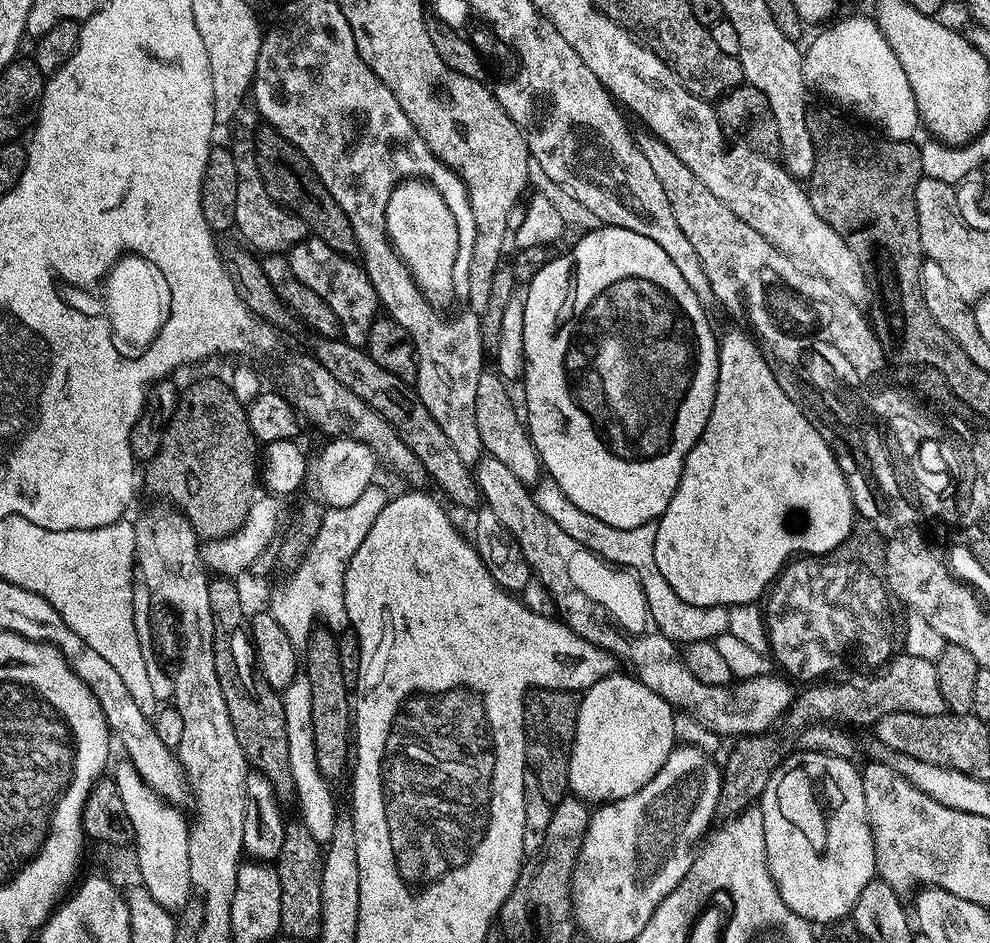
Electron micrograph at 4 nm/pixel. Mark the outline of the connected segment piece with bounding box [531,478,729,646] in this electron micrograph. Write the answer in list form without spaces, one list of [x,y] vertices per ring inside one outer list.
[[[544,478],[531,489],[533,502],[537,504],[542,514],[548,515],[560,532],[564,531],[573,545],[588,549],[594,555],[608,561],[611,565],[634,572],[644,588],[645,600],[648,603],[648,614],[655,631],[661,637],[669,636],[672,640],[681,640],[681,645],[687,646],[699,640],[715,641],[728,631],[728,611],[725,606],[694,606],[690,602],[682,602],[678,594],[662,578],[658,566],[654,560],[654,538],[656,537],[656,524],[643,524],[630,530],[618,530],[614,526],[606,526],[606,522],[598,522],[594,514],[588,514],[586,510],[580,510],[574,502],[568,500],[555,481]]]

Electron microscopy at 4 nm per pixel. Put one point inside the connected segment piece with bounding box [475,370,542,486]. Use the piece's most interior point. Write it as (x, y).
(505, 437)

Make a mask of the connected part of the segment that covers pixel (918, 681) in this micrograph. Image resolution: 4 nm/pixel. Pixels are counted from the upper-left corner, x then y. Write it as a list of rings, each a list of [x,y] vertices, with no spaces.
[[[896,654],[883,667],[869,675],[863,682],[808,686],[798,706],[808,712],[830,714],[852,724],[875,725],[878,718],[895,712],[914,712],[927,716],[942,716],[949,711],[947,699],[942,694],[935,663],[926,658]]]

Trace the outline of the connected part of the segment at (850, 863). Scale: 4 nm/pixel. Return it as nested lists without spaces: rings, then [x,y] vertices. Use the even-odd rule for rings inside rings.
[[[825,752],[785,755],[782,767],[768,779],[766,790],[760,794],[758,801],[766,842],[764,860],[768,863],[768,873],[776,885],[777,894],[794,914],[816,926],[843,921],[840,919],[851,913],[862,890],[866,890],[868,883],[877,875],[861,769],[855,768],[851,762],[851,759]]]

